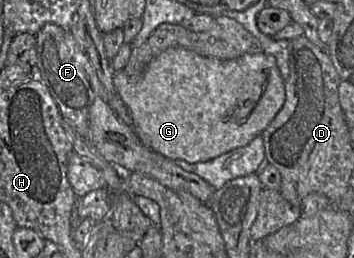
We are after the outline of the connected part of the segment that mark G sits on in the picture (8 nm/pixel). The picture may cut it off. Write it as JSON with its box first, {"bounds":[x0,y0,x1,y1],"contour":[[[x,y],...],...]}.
{"bounds":[113,47,285,163],"contour":[[[171,47],[161,52],[149,63],[143,76],[138,82],[130,82],[125,71],[120,70],[115,72],[113,76],[113,83],[116,93],[130,110],[133,120],[133,129],[139,136],[142,143],[153,152],[158,153],[172,161],[184,160],[188,163],[209,161],[236,148],[246,146],[256,136],[261,135],[261,133],[266,129],[283,107],[285,102],[285,82],[277,66],[276,59],[266,52],[244,54],[234,59],[224,60],[205,57],[181,47]]]}

